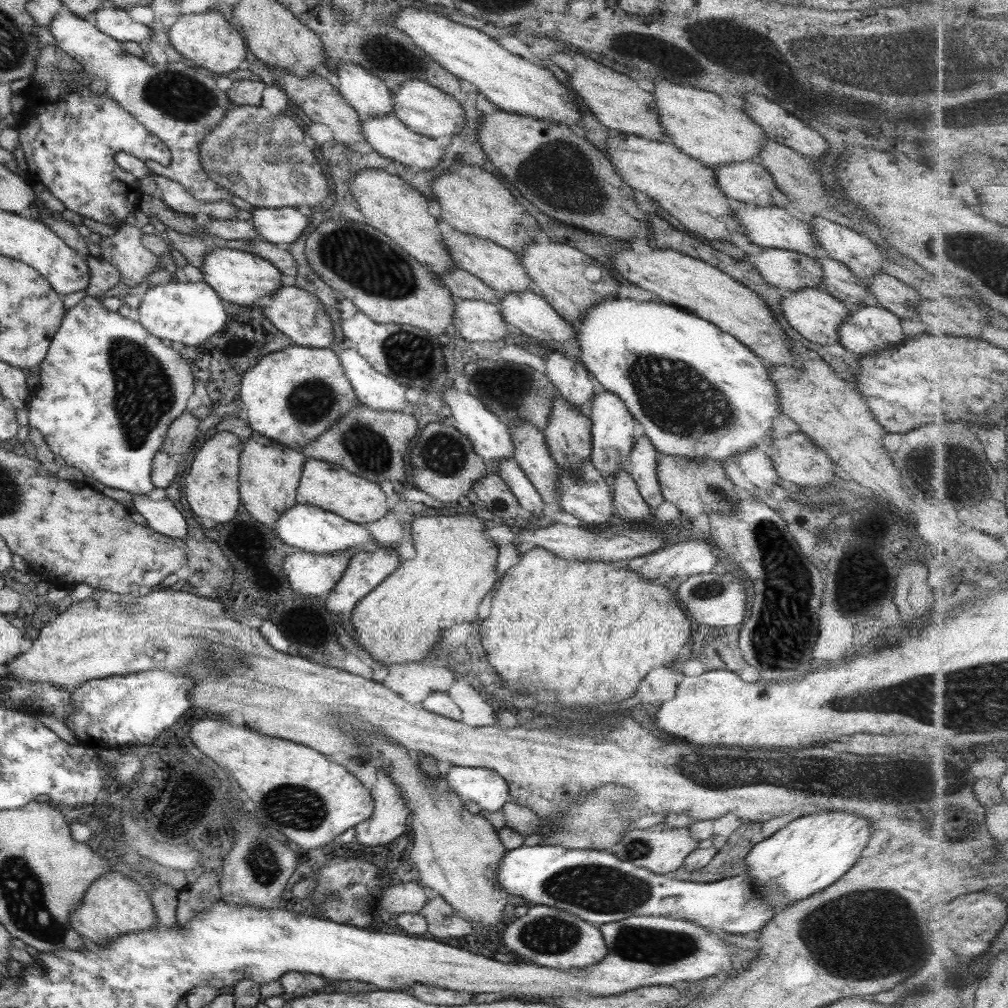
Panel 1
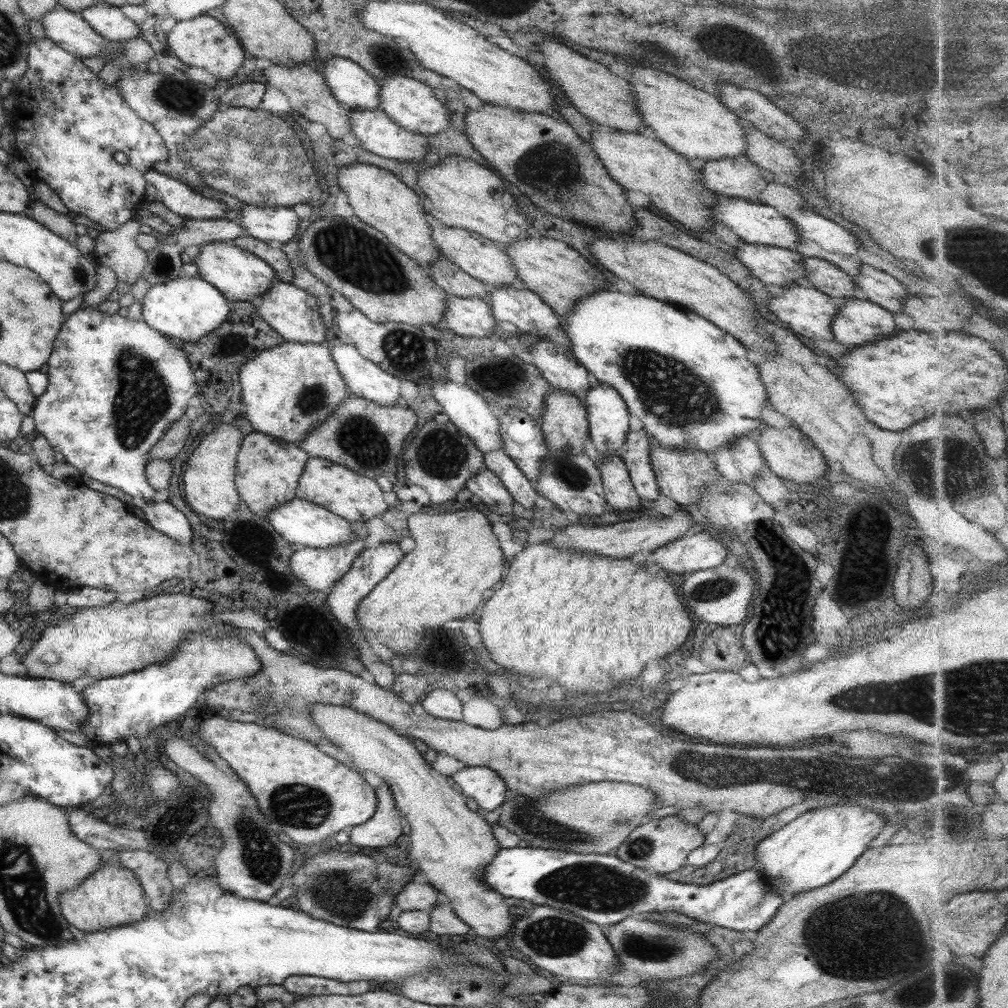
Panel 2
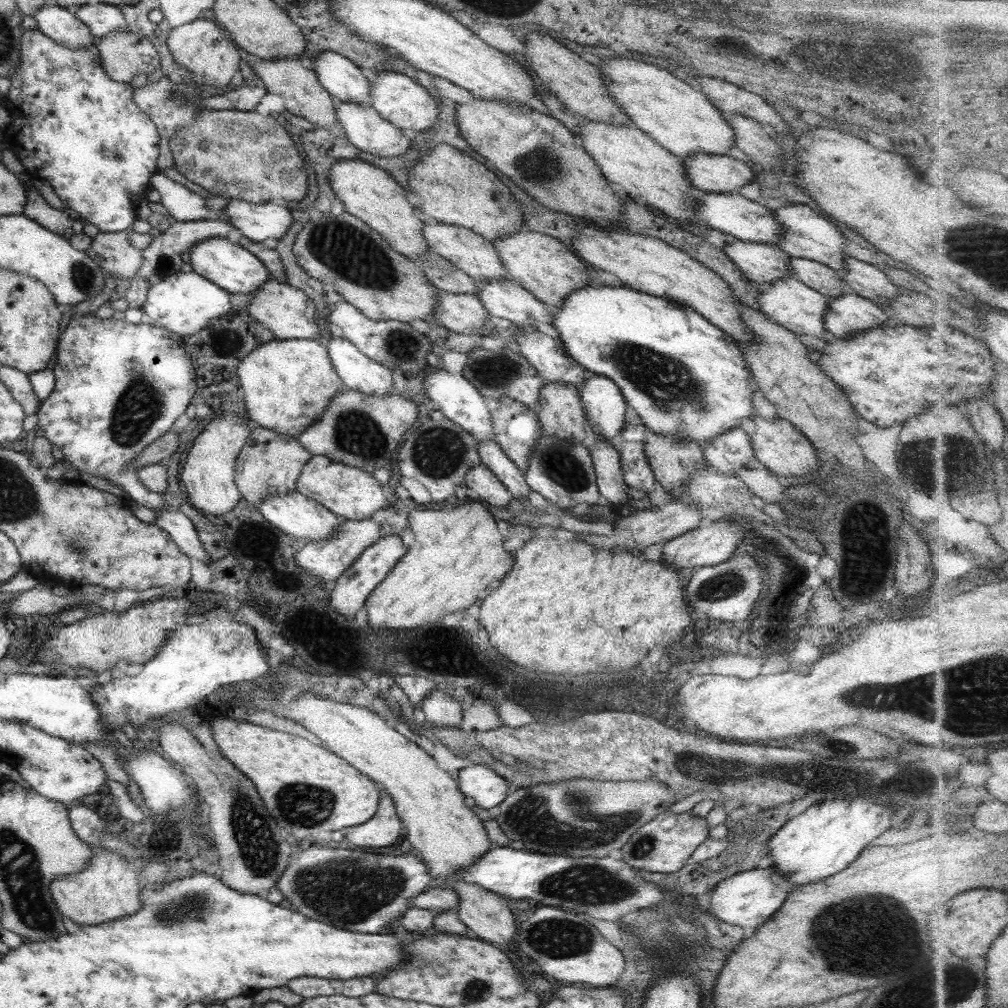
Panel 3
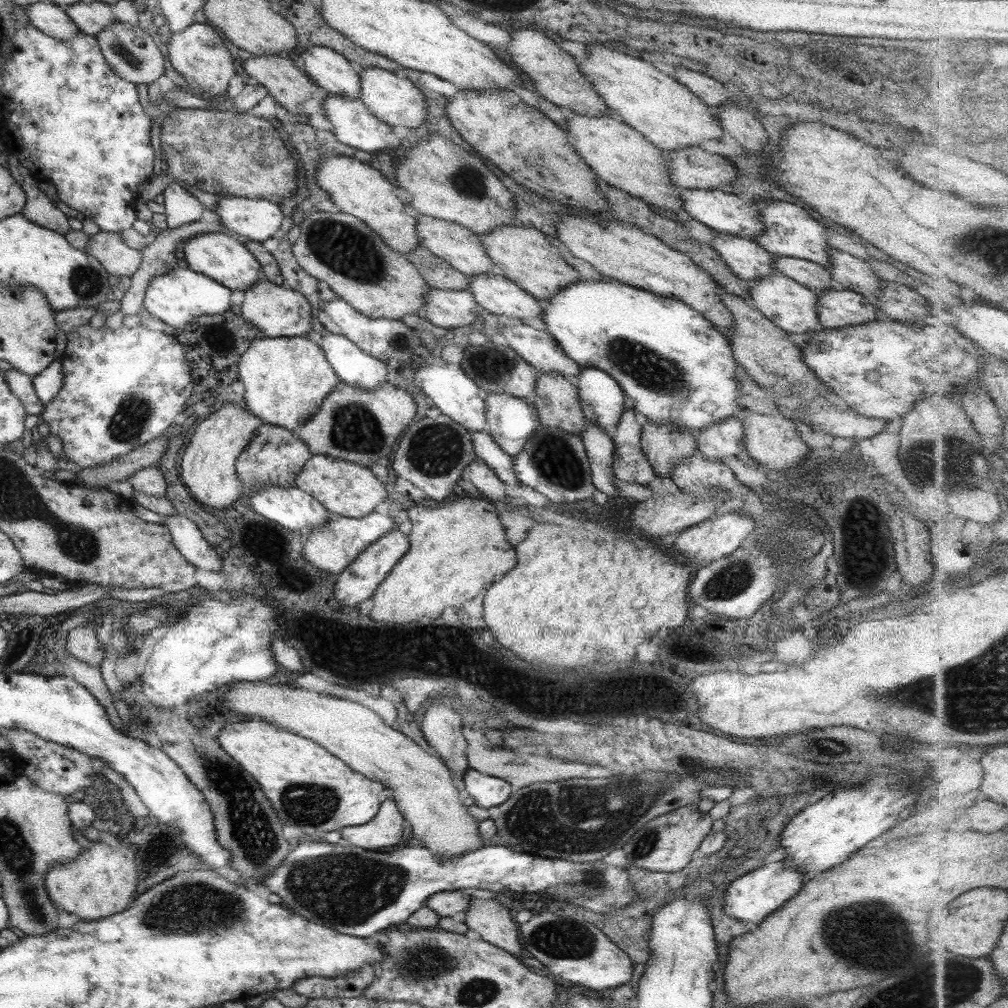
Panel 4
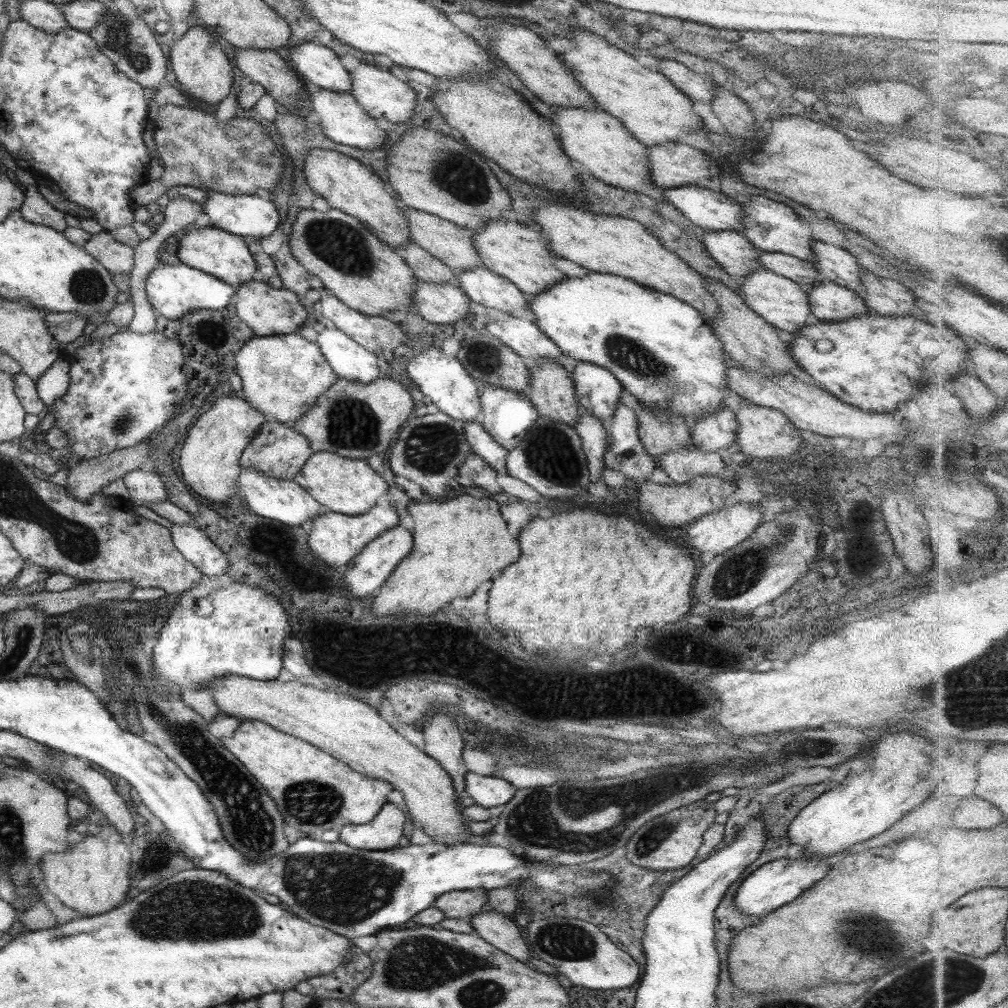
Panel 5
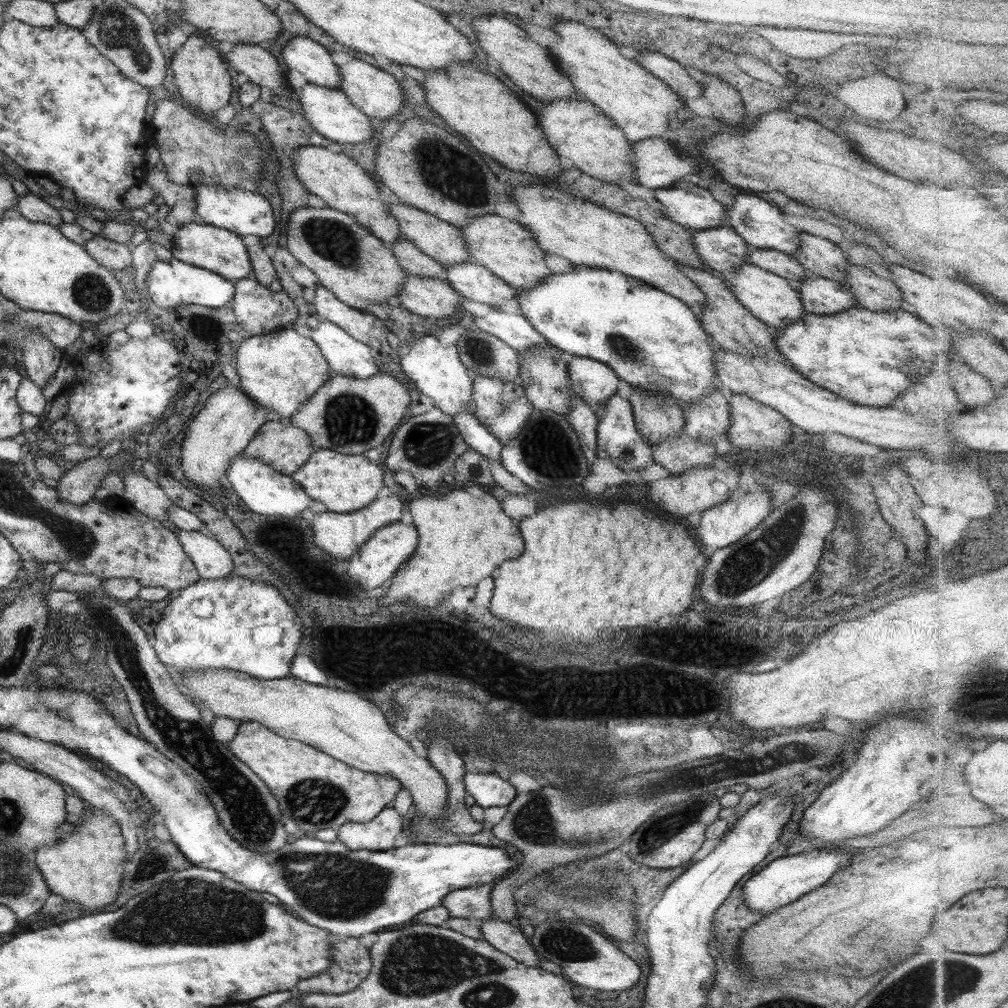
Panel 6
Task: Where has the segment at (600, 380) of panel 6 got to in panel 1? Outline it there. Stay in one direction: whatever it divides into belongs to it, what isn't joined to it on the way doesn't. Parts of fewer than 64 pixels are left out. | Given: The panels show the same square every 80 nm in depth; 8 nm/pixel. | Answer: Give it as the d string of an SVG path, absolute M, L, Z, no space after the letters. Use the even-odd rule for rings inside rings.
M605 390L594 395L586 414L591 423L592 451L589 459L595 470L609 484L611 483L609 480L621 469L621 462L631 452L634 443L633 418L625 408L623 401L618 396Z

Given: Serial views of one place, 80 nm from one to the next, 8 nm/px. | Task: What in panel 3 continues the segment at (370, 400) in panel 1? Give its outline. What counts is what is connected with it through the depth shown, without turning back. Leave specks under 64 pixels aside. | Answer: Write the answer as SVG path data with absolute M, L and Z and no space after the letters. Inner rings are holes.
M330 337L325 348L344 388L369 396L393 393L392 371L363 356L348 340Z

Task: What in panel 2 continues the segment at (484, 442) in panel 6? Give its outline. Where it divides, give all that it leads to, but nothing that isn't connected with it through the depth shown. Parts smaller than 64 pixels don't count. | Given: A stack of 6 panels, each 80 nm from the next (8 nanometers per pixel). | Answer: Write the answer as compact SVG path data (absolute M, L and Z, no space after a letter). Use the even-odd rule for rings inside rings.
M501 449L482 455L484 466L489 469L507 489L512 499L527 510L536 510L535 502L539 496L533 484L523 476L515 463Z

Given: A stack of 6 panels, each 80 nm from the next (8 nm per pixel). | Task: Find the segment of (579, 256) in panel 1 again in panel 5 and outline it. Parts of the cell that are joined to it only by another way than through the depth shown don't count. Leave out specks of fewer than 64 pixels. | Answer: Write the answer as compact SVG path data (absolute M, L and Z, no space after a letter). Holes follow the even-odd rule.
M500 218L487 220L477 231L473 231L473 248L479 255L482 267L514 284L525 296L532 297L567 277L560 271L560 260L545 248L545 238L534 227L517 220Z

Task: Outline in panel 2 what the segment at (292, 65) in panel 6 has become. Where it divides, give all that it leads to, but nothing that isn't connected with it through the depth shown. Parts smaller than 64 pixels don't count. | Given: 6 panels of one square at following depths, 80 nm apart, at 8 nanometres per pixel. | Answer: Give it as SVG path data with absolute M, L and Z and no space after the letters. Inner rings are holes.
M328 56L318 67L325 84L337 102L352 110L375 110L379 106L380 86L365 69L352 60Z

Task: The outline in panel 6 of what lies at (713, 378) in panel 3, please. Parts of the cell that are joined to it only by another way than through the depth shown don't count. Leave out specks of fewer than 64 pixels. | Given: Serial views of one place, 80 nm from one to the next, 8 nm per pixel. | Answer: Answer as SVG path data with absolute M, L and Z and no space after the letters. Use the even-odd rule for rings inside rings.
M573 270L567 274L550 274L530 290L515 297L522 315L549 345L572 356L583 356L608 366L632 388L648 394L671 396L684 407L709 395L716 388L716 366L710 336L686 304L643 284L640 280L609 270Z

